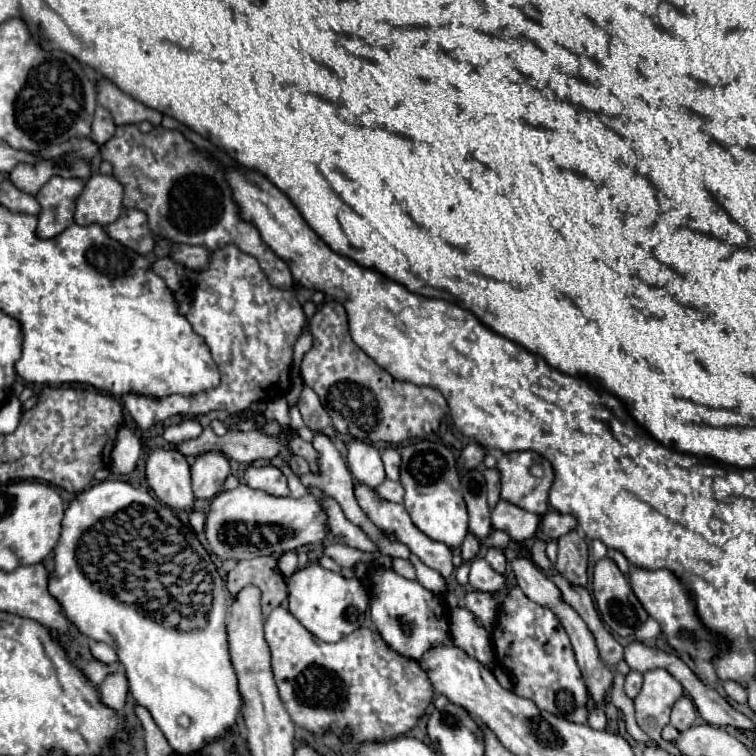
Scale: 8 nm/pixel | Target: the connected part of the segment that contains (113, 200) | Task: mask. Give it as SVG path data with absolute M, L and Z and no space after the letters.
M94 174L78 198L74 222L108 226L122 214L122 198L122 184L112 174Z

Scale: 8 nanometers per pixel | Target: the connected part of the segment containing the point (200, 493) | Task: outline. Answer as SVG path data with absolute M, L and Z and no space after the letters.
M206 452L196 456L196 462L190 466L190 474L194 496L210 500L220 492L226 476L230 474L230 464L222 452Z

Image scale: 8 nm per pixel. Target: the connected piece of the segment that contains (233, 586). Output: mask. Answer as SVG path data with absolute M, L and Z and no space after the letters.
M262 556L254 560L242 560L232 572L228 572L228 590L234 598L242 586L258 586L262 590L262 614L282 606L288 600L286 576L278 568L278 558Z

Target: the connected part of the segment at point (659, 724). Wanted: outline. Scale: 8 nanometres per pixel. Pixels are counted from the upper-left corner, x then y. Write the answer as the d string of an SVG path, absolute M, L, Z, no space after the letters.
M656 668L644 674L644 684L634 698L634 708L638 726L652 740L662 740L660 730L670 722L670 710L682 694L682 684L668 670Z

